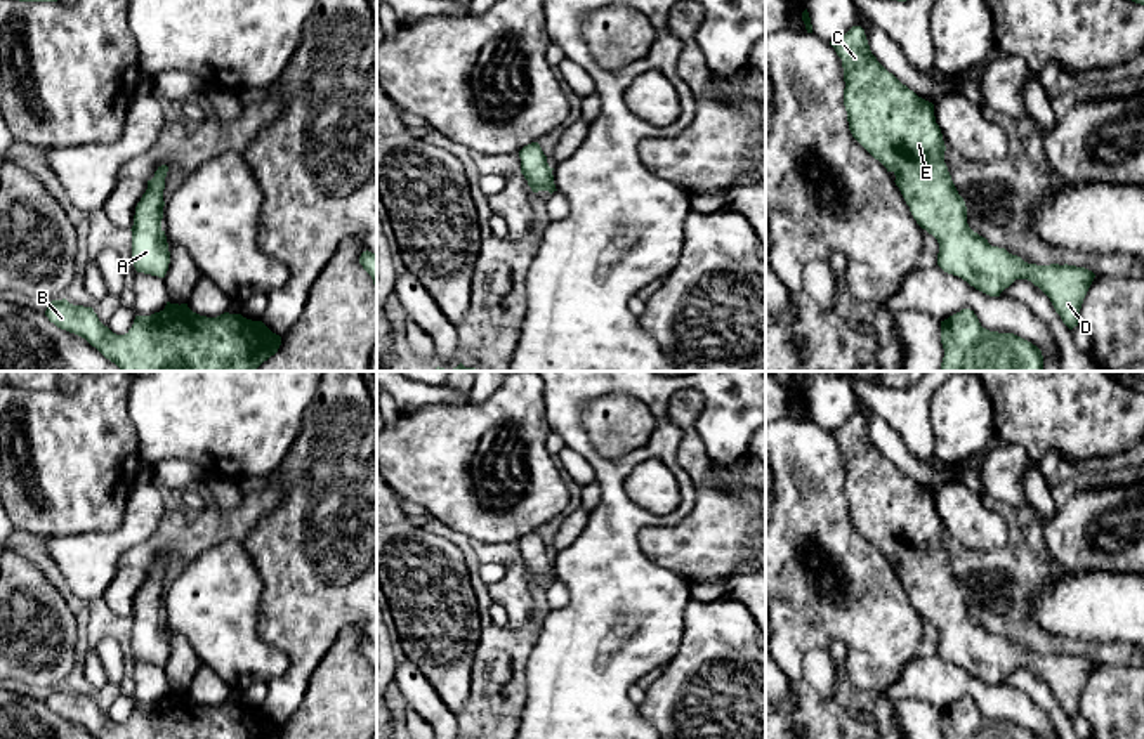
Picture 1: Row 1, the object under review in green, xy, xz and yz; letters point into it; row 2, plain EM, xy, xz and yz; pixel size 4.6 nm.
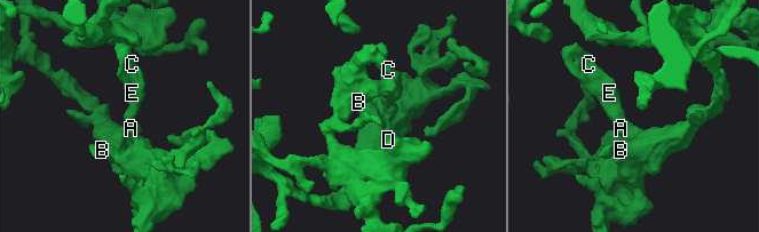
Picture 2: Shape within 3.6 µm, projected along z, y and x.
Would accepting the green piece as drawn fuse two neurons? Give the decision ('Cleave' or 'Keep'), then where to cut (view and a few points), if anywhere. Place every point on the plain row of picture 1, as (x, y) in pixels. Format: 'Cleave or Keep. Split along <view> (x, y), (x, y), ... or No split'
Keep. No split

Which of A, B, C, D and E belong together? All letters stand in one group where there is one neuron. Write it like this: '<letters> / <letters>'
A B C D E

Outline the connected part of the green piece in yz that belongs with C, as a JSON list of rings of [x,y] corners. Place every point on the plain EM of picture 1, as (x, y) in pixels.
[[[852,415],[830,434],[842,448],[849,519],[896,564],[913,607],[939,631],[937,654],[989,685],[1000,685],[1016,668],[1028,668],[1050,687],[1069,718],[1078,715],[1095,663],[1068,652],[1028,652],[974,621],[944,552],[946,534],[934,493],[877,449],[861,415]]]

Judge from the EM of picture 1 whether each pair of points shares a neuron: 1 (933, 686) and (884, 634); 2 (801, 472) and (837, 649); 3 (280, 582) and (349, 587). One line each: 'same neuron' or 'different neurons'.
1: different neurons
2: different neurons
3: same neuron

